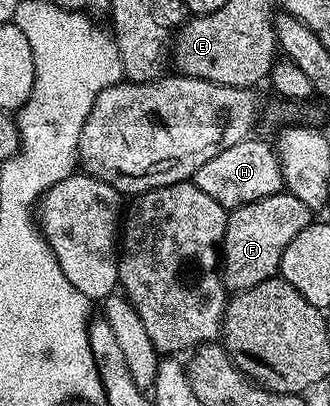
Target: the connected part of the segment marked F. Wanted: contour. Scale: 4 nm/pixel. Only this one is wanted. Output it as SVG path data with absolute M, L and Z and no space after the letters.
M281 192L237 206L228 215L228 227L222 243L222 277L229 291L239 292L262 284L262 280L277 277L280 272L282 252L286 244L314 220L314 211L306 208L298 196Z

